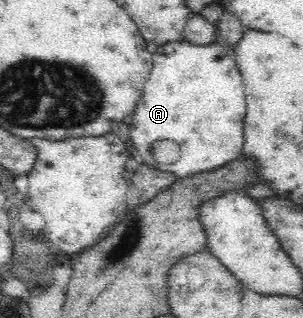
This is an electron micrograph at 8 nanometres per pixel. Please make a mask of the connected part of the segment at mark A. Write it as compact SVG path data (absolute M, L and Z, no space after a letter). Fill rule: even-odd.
M186 40L171 42L160 46L154 54L154 68L136 104L129 140L143 163L184 178L214 171L240 156L244 144L244 114L246 100L242 78L223 44L196 46ZM158 140L176 142L180 146L180 159L174 164L154 162L152 144Z

